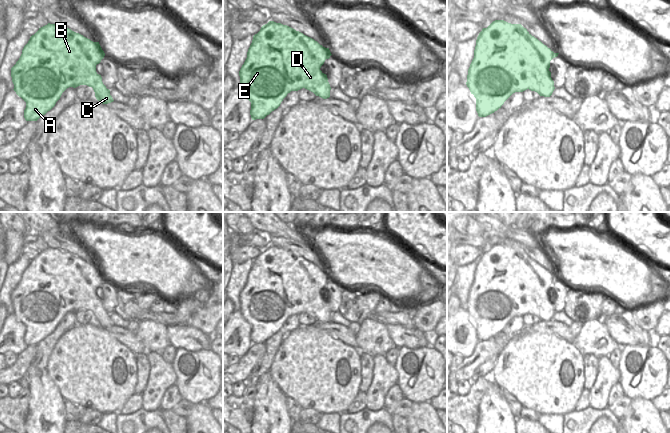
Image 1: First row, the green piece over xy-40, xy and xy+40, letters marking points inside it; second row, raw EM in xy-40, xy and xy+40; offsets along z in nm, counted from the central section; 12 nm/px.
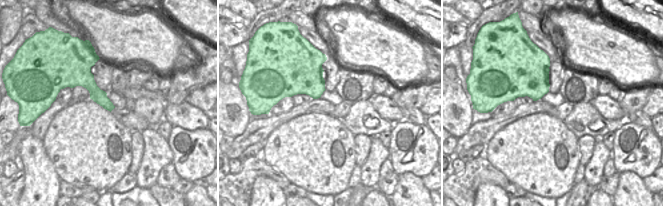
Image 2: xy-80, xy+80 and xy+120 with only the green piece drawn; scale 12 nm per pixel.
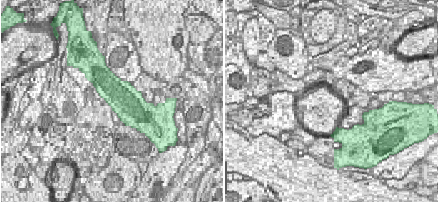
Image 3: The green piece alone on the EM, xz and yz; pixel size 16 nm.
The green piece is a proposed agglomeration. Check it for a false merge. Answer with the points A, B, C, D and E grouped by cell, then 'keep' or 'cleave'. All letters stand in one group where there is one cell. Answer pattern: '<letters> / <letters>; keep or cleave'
A B C D E; keep

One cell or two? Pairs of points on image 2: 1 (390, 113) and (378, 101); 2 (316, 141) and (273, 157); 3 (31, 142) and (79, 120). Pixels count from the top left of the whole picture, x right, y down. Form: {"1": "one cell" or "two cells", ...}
{"1": "one cell", "2": "one cell", "3": "two cells"}

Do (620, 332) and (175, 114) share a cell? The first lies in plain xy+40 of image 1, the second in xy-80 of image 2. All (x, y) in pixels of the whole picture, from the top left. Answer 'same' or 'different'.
same

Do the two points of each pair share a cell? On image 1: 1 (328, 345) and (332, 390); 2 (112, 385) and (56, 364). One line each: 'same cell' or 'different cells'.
1: same cell
2: same cell

